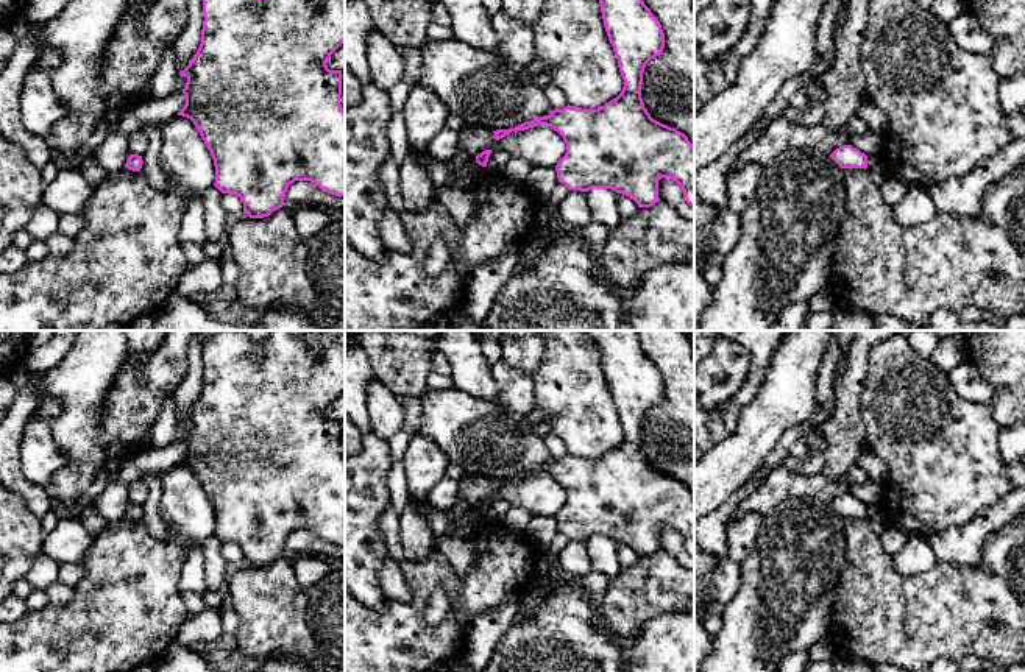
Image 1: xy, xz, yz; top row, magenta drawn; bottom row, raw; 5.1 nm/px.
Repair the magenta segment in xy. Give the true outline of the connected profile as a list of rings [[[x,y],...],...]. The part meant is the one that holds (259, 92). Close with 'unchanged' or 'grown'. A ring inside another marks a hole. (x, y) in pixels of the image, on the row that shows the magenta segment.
[[[203,0],[201,44],[189,65],[179,72],[187,78],[183,94],[184,108],[178,115],[187,117],[197,126],[215,165],[214,186],[222,193],[234,193],[243,203],[250,218],[264,218],[282,207],[286,192],[295,181],[310,181],[321,190],[345,196],[345,109],[340,104],[342,70],[329,70],[326,62],[345,42],[345,0]]]; unchanged

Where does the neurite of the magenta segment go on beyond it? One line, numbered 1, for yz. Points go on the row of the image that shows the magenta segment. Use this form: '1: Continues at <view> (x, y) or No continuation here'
1: No continuation here

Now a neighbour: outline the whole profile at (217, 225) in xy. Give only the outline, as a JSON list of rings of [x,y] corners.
[[[211,186],[201,195],[206,214],[206,239],[212,242],[225,242],[228,231],[228,212],[222,204],[222,192]]]

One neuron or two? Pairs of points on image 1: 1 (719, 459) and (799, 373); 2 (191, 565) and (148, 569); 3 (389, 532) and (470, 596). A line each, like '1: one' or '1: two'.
1: one
2: two
3: two

